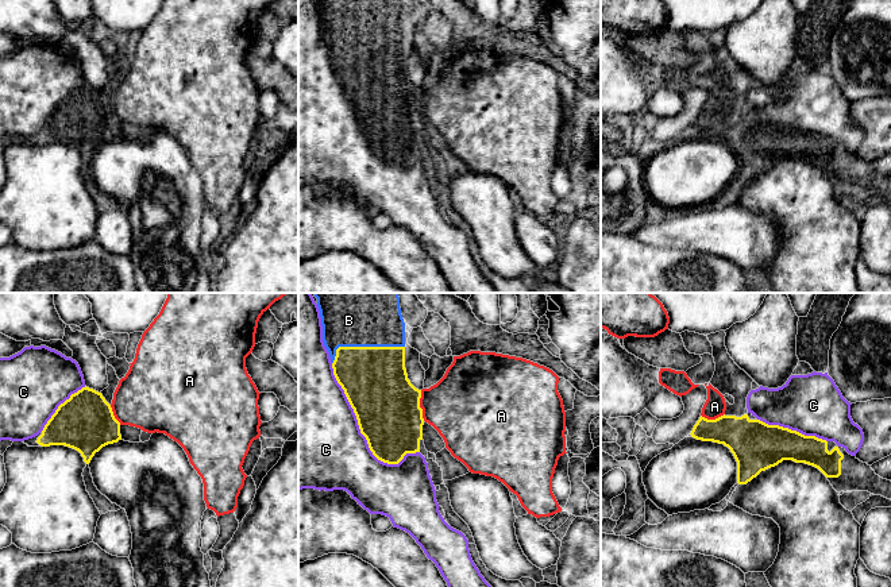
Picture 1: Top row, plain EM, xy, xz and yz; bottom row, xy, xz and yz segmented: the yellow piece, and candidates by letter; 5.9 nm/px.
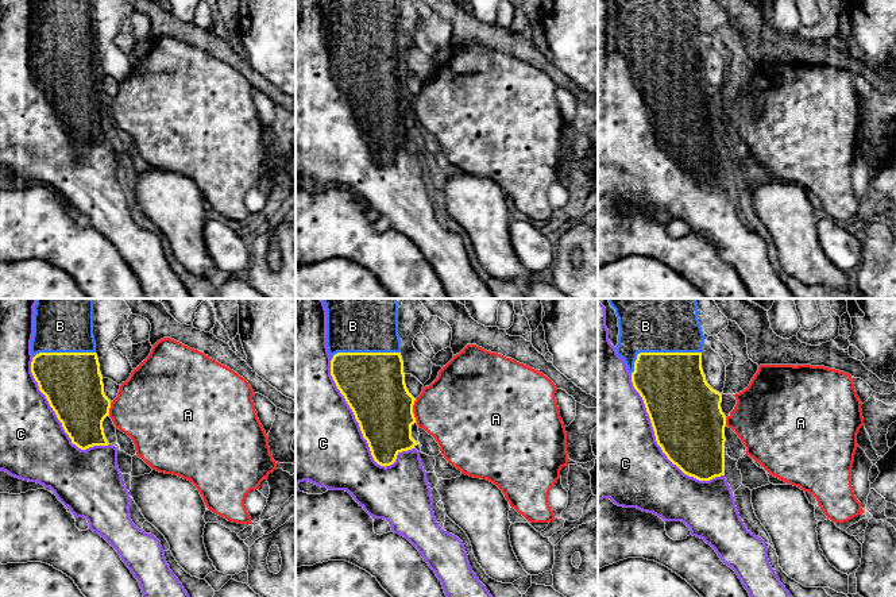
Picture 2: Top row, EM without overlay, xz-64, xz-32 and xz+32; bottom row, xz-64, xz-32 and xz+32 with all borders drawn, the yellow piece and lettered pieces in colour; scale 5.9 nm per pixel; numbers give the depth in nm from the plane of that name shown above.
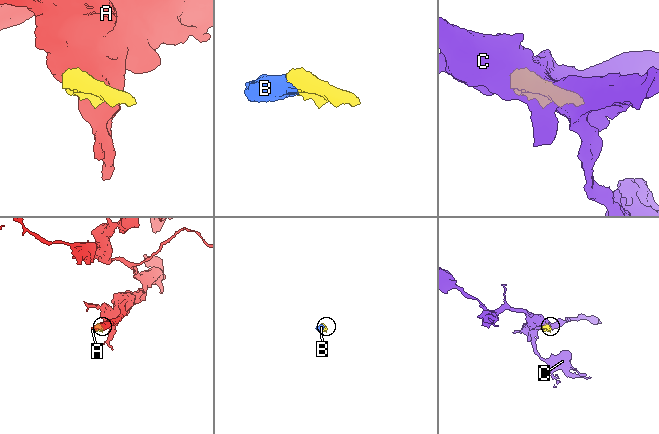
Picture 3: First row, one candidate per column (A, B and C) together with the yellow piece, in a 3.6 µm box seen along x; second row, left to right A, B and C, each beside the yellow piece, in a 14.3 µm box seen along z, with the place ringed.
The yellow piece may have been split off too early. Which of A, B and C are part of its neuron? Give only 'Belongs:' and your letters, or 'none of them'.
Belongs: B

